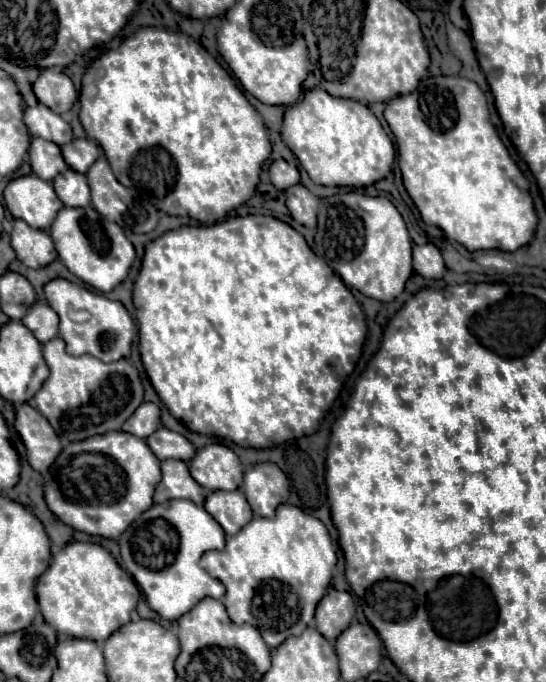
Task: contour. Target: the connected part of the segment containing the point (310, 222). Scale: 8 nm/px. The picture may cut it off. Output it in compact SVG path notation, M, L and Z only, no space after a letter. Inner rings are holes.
M296 184L286 190L286 206L296 222L304 224L306 228L316 228L320 198L316 198L302 184Z

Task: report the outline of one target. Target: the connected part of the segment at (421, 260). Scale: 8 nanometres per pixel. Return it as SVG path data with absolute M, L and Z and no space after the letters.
M434 244L414 246L412 254L414 254L414 272L418 272L420 276L430 278L430 280L442 278L446 266L444 266L440 250Z

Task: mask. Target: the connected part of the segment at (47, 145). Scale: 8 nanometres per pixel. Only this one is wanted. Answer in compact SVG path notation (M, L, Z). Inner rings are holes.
M36 136L36 138L32 138L28 154L30 154L32 172L38 178L52 180L56 174L60 174L60 170L68 170L66 162L60 154L60 148L54 142L48 142L48 140L42 140Z

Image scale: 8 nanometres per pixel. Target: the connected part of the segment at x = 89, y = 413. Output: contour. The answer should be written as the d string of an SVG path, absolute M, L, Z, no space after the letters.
M62 338L46 342L42 346L42 352L50 368L50 376L36 392L34 400L38 404L40 414L50 422L50 426L64 442L78 442L90 436L122 430L122 424L134 414L134 410L144 400L140 374L126 358L112 364L104 364L92 356L76 358L66 354L66 344Z

